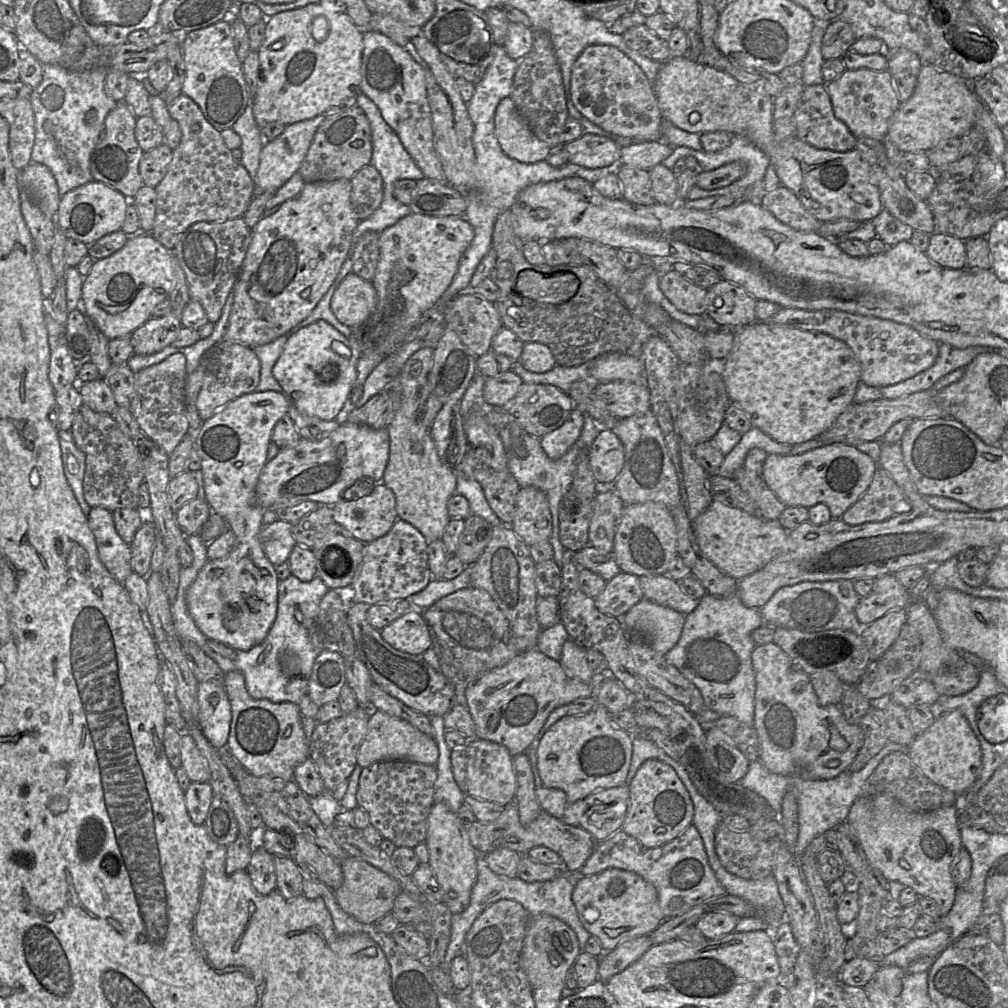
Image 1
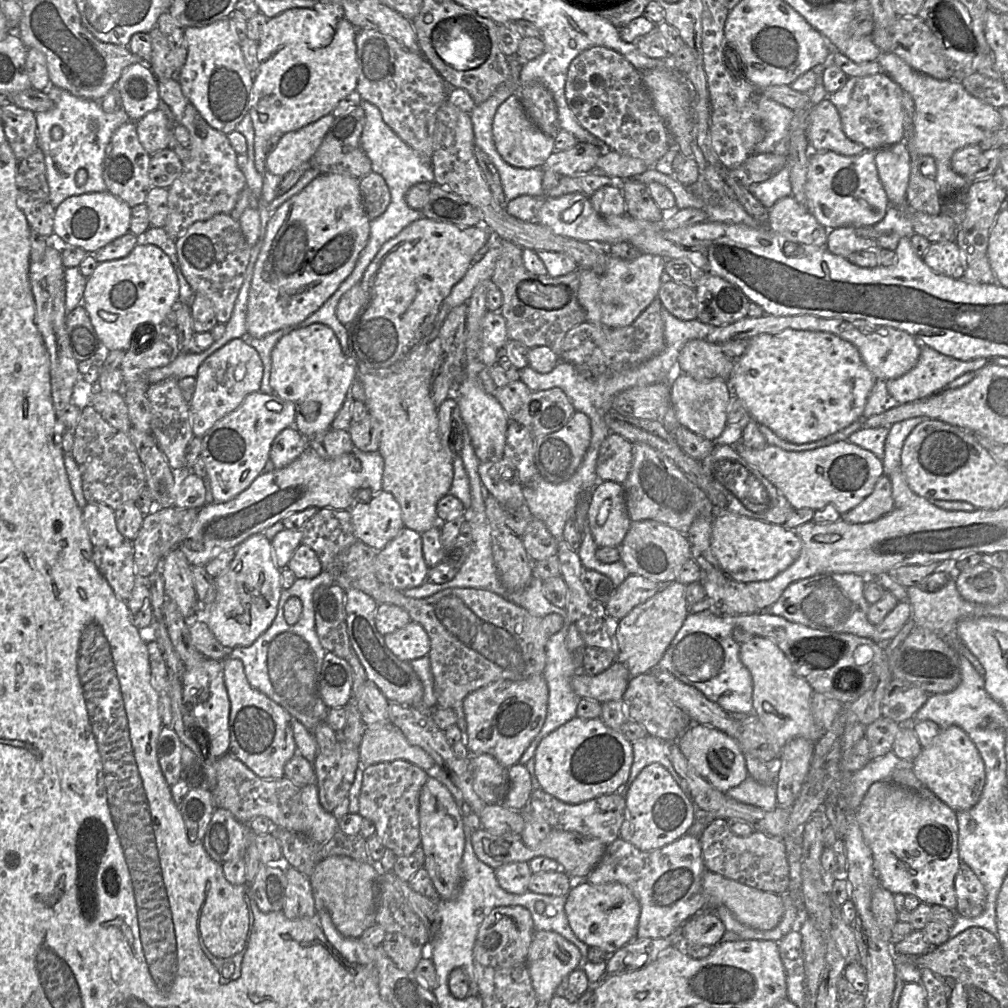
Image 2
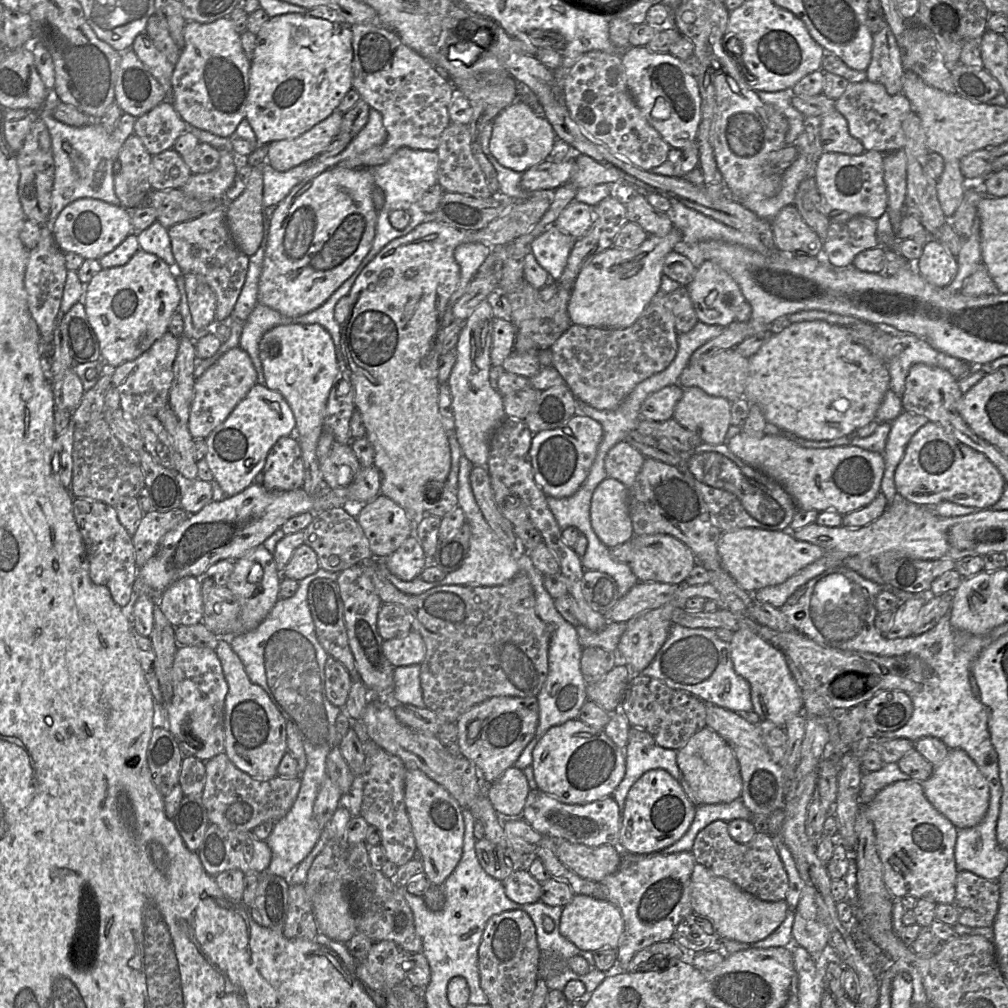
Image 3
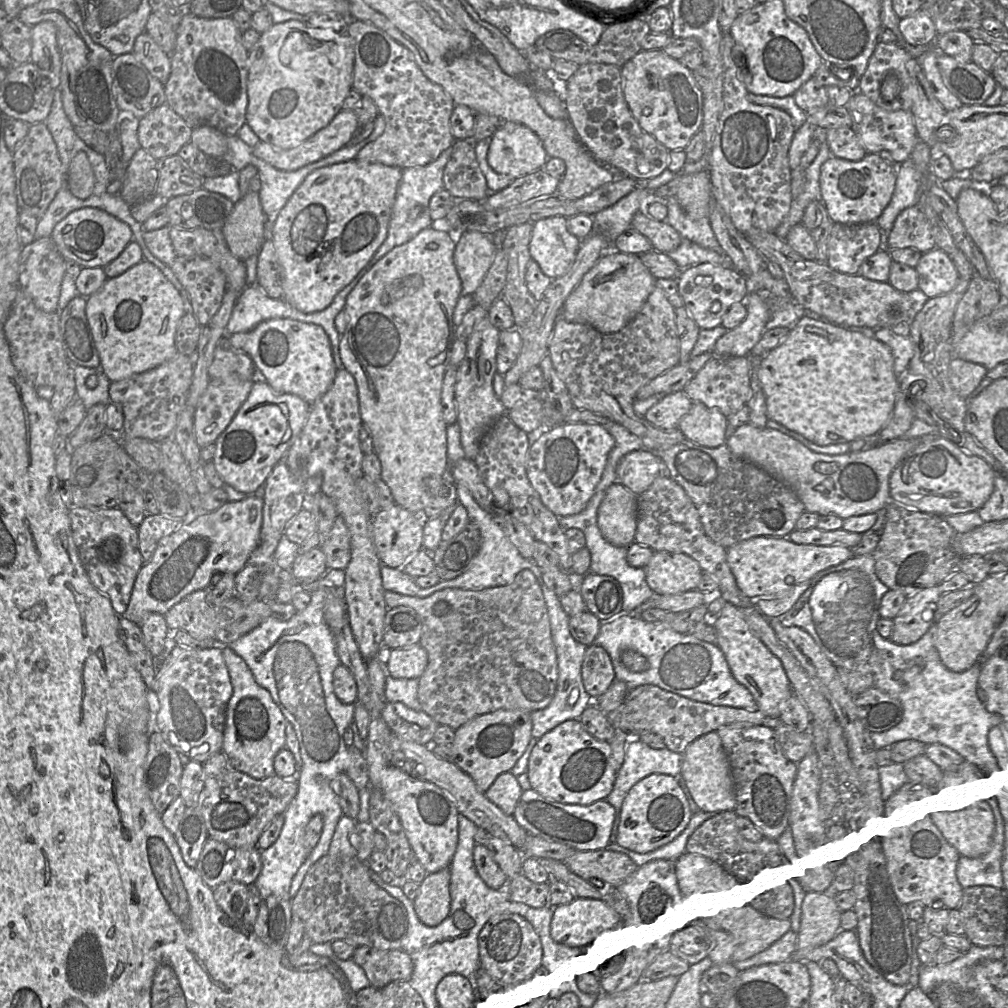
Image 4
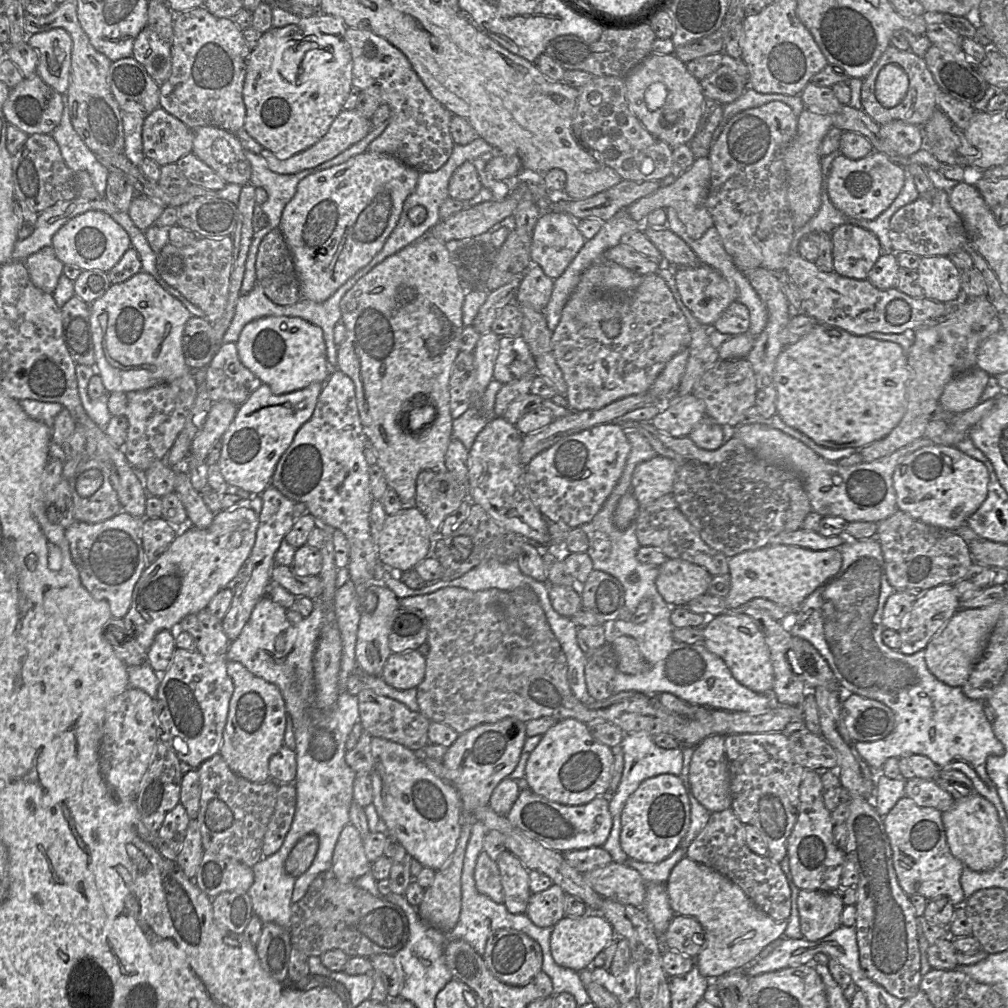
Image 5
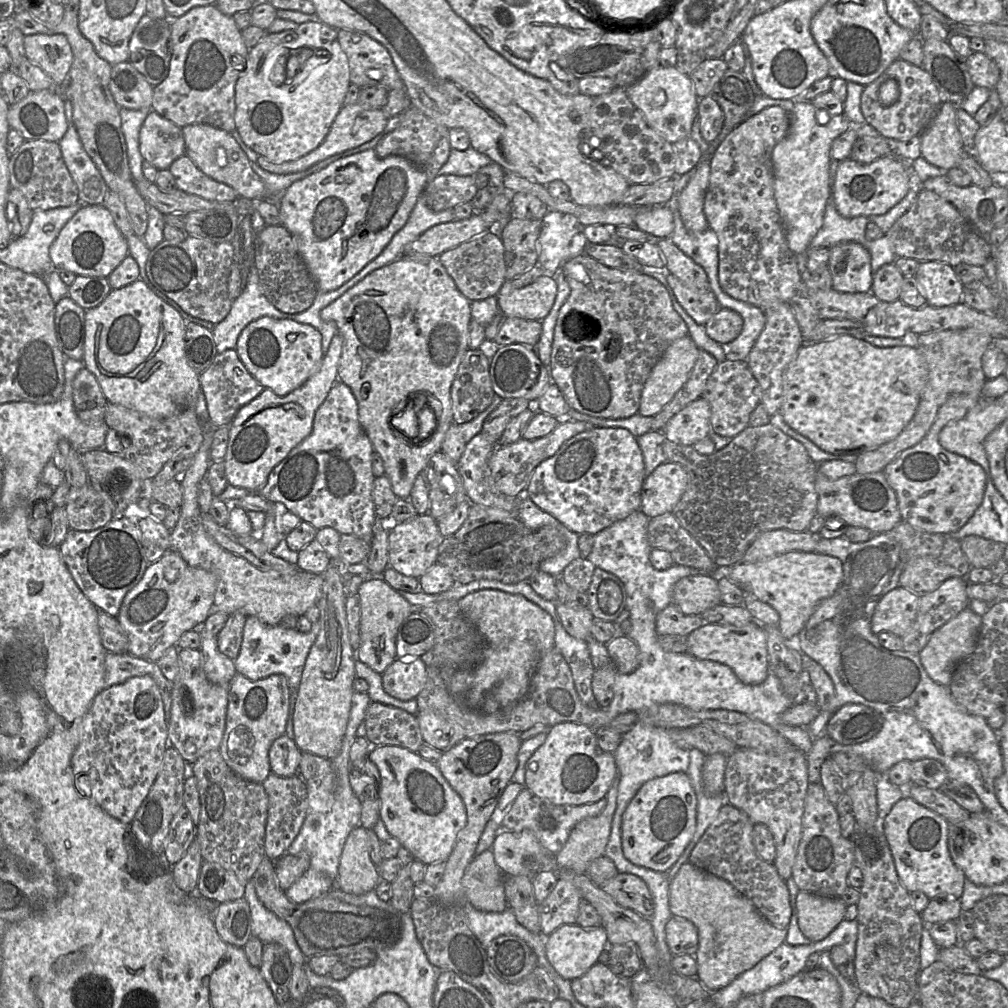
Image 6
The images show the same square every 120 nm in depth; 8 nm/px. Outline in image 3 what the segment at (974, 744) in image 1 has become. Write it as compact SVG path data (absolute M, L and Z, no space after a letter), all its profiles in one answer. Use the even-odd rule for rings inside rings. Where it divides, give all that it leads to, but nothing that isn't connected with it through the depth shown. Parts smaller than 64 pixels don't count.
M949 749L945 759L933 766L932 775L919 782L932 806L945 816L957 829L979 824L988 809L990 788L976 763L962 749Z

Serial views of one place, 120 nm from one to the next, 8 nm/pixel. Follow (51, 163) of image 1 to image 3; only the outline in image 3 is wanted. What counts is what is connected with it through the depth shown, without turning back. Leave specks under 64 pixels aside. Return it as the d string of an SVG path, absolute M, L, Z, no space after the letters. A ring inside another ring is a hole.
M54 89L48 91L43 107L37 112L51 136L51 145L55 164L55 179L52 190L52 200L50 214L47 224L44 226L52 227L61 211L70 203L81 198L93 198L112 205L121 206L114 189L114 163L118 158L119 151L126 139L134 133L136 117L122 113L115 130L108 133L101 123L93 121L83 127L73 127L66 125L53 117L53 110L60 103L60 99ZM63 142L69 142L73 149L77 150L86 165L86 176L79 177L76 173L69 153L63 150Z

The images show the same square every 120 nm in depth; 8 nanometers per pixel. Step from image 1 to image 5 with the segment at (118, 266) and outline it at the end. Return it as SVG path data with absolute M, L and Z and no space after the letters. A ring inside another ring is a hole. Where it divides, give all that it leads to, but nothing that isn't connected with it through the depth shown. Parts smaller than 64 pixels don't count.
M143 270L122 283L112 284L101 298L90 304L90 324L94 343L96 374L101 377L107 392L113 393L146 390L154 386L170 383L189 372L193 372L185 361L182 348L184 329L191 316L192 314L177 298L168 293L151 274Z

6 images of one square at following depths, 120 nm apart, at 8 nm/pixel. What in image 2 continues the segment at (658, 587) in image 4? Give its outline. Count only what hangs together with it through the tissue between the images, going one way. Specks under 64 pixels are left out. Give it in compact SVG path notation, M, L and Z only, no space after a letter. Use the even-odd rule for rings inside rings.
M655 520L632 521L620 545L621 562L630 574L637 574L661 585L676 581L684 563L691 557L687 535Z

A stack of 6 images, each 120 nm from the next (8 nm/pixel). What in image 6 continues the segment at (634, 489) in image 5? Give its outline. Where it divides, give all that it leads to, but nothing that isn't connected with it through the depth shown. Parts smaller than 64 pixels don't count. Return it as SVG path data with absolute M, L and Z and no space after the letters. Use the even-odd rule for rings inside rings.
M676 462L660 464L642 485L640 510L649 518L673 512L688 485L688 474Z

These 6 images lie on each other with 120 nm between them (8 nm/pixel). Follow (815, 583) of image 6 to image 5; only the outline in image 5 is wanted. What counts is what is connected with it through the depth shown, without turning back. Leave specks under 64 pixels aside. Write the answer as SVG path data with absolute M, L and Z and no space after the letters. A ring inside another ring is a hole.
M767 545L756 550L744 551L728 558L731 589L725 597L730 611L742 611L747 603L756 598L768 599L777 605L794 612L800 608L804 600L817 588L834 577L842 565L842 554L839 549L809 550L793 545Z

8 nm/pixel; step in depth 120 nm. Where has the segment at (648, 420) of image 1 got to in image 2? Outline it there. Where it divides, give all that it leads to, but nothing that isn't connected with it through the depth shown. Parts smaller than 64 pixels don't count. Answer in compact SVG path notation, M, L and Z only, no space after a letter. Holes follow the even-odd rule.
M637 442L633 443L632 452L632 468L622 484L630 520L655 520L686 535L693 521L702 514L702 501L708 496L655 448Z

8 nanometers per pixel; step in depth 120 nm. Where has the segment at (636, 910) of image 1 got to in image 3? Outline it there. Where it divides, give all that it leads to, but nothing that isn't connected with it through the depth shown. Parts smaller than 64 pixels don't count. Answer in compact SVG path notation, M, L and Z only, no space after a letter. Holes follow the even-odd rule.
M574 895L563 907L560 920L560 934L578 949L595 952L604 948L617 949L625 929L619 909L607 900L597 900L586 895Z

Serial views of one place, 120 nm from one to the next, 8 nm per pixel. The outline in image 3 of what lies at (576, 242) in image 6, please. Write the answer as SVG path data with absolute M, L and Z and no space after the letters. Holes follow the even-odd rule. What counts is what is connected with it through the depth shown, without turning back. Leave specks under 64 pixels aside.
M554 224L531 243L529 251L549 273L551 281L561 277L575 240Z

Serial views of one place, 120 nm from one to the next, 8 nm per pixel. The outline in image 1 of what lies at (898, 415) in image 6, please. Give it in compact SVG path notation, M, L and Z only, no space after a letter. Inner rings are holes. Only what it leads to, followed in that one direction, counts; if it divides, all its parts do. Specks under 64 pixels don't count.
M766 321L735 328L733 333L733 348L726 359L719 362L728 396L731 403L745 411L754 427L775 441L796 445L812 440L828 430L839 415L854 403L862 368L846 343L822 332Z

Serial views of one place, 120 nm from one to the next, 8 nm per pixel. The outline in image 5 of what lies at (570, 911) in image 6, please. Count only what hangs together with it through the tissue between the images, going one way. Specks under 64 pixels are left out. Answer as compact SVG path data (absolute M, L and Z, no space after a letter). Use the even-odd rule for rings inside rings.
M553 884L547 890L530 895L526 915L538 927L554 927L564 914L564 900L566 894Z

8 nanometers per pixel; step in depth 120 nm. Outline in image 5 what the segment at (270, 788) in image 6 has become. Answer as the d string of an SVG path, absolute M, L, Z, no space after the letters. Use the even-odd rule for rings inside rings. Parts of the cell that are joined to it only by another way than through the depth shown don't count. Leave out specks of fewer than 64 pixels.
M279 784L273 815L263 843L263 857L276 853L282 846L296 810L296 789L293 784Z

